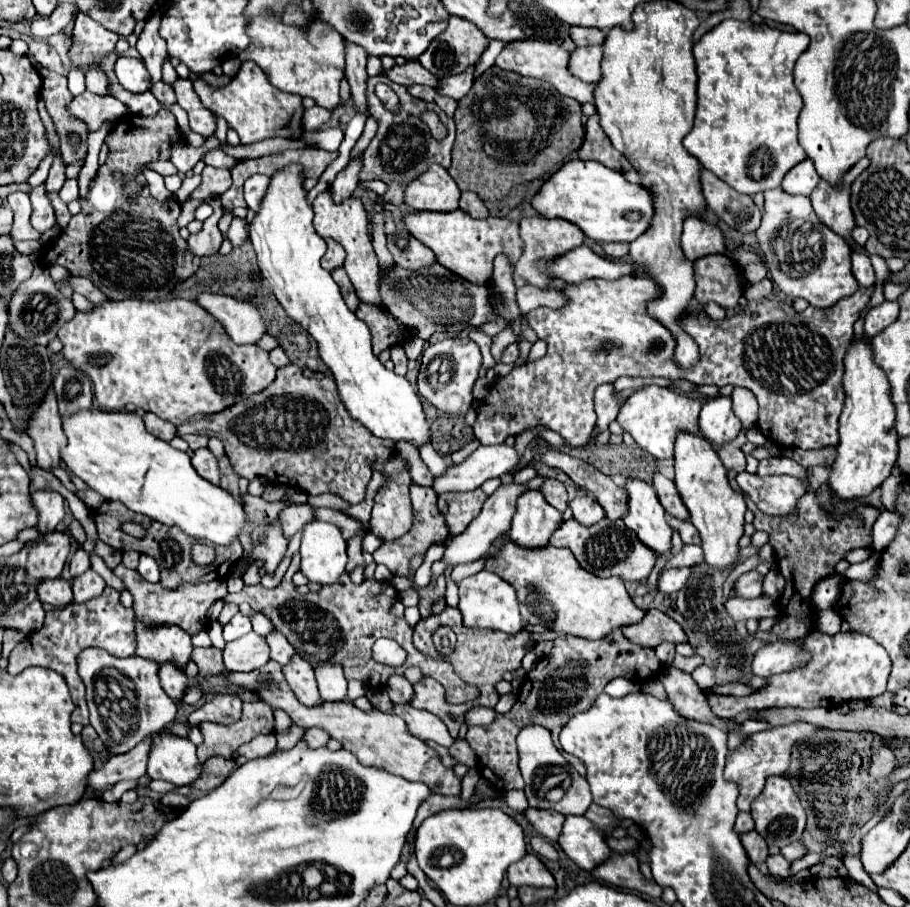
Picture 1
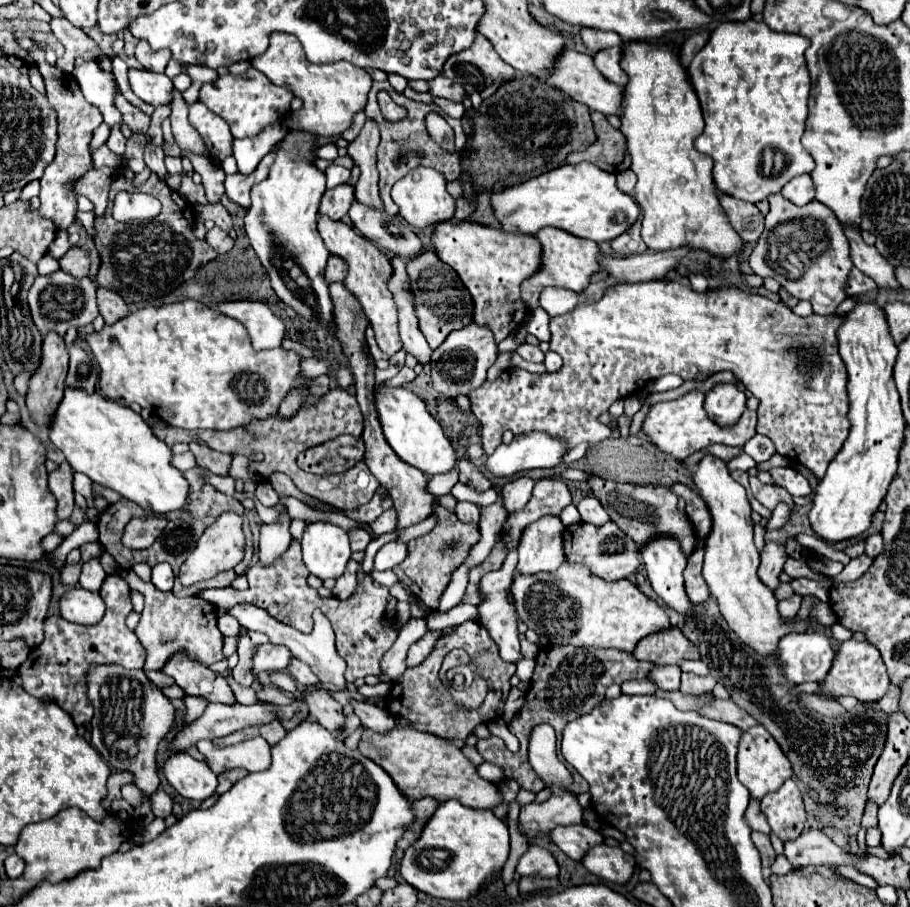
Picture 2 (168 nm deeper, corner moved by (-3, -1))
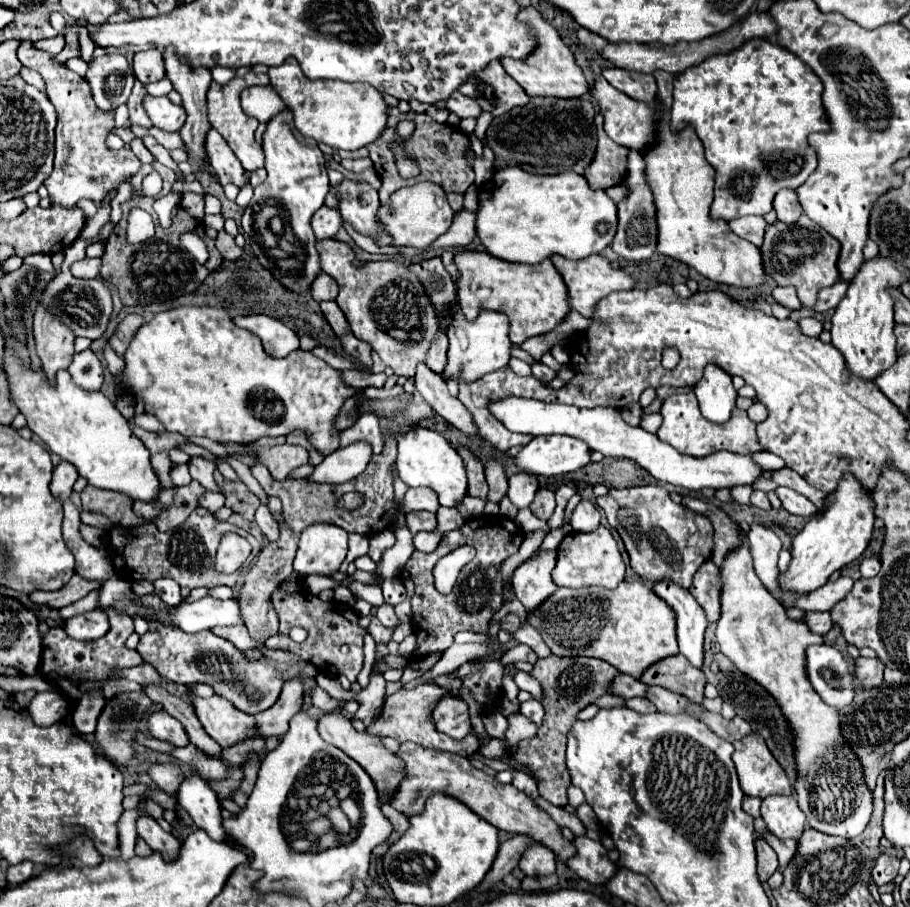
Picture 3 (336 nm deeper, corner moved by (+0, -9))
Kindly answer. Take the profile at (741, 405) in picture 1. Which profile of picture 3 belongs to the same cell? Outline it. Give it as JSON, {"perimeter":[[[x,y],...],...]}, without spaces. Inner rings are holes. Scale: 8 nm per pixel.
{"perimeter":[[[754,402],[750,408],[748,408],[748,416],[752,422],[764,422],[764,418],[768,416],[768,408],[764,408],[760,402]]]}

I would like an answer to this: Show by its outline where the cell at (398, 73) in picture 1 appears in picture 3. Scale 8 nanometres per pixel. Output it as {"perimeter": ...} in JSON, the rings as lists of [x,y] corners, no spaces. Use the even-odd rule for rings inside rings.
{"perimeter":[[[454,92],[452,98],[446,102],[446,106],[458,118],[466,118],[466,116],[478,118],[482,114],[482,108],[478,106],[478,102],[472,100],[472,98],[468,98],[468,96],[464,96],[464,94],[460,94],[460,92]]]}

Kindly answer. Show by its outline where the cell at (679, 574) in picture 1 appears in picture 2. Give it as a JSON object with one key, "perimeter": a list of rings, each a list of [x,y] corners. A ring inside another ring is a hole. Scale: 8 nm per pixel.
{"perimeter":[[[697,550],[689,556],[687,568],[683,572],[687,596],[691,602],[697,602],[697,604],[701,604],[709,598],[709,588],[701,576],[701,566],[703,566],[703,550]]]}

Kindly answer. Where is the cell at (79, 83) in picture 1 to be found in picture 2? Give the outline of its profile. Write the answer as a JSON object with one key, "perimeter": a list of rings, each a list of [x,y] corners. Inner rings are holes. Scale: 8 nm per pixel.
{"perimeter":[[[89,60],[73,70],[73,78],[79,84],[87,102],[91,102],[93,106],[99,106],[103,120],[109,128],[123,124],[121,112],[113,106],[115,80],[111,74],[103,72],[95,60]]]}

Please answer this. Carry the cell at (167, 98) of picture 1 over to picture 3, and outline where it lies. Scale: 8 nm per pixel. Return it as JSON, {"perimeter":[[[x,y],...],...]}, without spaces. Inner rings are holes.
{"perimeter":[[[146,136],[146,138],[144,138],[144,146],[154,154],[154,158],[156,158],[160,164],[164,164],[164,166],[172,168],[172,170],[176,172],[176,176],[182,176],[182,170],[180,170],[180,168],[178,168],[178,164],[170,158],[168,150],[166,150],[164,146],[160,146],[152,136]]]}

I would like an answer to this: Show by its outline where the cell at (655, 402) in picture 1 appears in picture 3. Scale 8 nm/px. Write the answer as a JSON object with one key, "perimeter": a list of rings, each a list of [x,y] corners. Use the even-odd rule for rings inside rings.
{"perimeter":[[[692,390],[686,392],[686,394],[682,392],[682,394],[674,394],[674,396],[666,398],[660,414],[664,416],[664,422],[658,430],[658,438],[672,444],[682,454],[702,458],[702,456],[714,454],[718,450],[728,450],[728,452],[736,452],[736,454],[754,454],[754,452],[764,452],[766,450],[764,446],[760,446],[760,442],[756,438],[756,424],[748,418],[746,410],[736,408],[728,422],[712,424],[700,414],[698,400],[696,400]]]}

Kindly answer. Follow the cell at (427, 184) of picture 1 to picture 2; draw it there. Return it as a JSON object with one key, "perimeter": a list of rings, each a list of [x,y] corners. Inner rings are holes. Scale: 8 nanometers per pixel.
{"perimeter":[[[423,166],[413,168],[405,178],[401,178],[393,186],[391,196],[393,202],[399,206],[399,214],[417,228],[433,226],[437,222],[449,220],[455,214],[455,198],[447,192],[447,180],[443,178],[443,174],[431,168],[423,168]]]}

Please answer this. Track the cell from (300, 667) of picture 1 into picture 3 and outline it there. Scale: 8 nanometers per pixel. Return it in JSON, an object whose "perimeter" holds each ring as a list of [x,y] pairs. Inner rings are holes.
{"perimeter":[[[344,714],[322,716],[320,724],[318,724],[318,732],[326,742],[338,746],[342,752],[346,752],[352,760],[356,760],[366,770],[366,774],[372,778],[372,782],[380,794],[378,798],[382,804],[386,804],[388,798],[392,798],[392,794],[396,794],[396,786],[400,786],[400,778],[404,778],[404,762],[400,762],[400,758],[396,754],[388,752],[384,748],[384,744],[380,742],[380,738],[370,736],[366,732],[356,732]]]}

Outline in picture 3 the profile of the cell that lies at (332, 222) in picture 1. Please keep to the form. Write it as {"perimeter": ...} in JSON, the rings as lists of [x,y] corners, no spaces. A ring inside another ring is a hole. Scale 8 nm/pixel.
{"perimeter":[[[322,240],[316,244],[316,250],[320,254],[322,272],[332,276],[340,288],[336,304],[344,312],[354,336],[368,342],[396,376],[414,378],[416,366],[426,362],[438,328],[436,308],[416,274],[396,260],[370,262],[364,268],[354,268],[352,248],[336,240]]]}

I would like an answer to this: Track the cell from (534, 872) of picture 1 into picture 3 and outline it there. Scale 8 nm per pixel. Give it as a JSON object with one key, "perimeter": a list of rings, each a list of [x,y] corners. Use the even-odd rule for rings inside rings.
{"perimeter":[[[534,842],[524,850],[520,858],[520,868],[526,876],[548,876],[556,870],[556,856],[550,848]]]}

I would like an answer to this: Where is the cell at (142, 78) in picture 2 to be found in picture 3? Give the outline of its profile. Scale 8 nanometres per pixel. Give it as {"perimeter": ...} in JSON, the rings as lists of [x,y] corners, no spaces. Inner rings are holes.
{"perimeter":[[[146,96],[144,106],[146,106],[146,112],[152,118],[154,126],[164,132],[178,132],[186,122],[184,108],[172,104],[166,96],[162,96],[162,98]]]}

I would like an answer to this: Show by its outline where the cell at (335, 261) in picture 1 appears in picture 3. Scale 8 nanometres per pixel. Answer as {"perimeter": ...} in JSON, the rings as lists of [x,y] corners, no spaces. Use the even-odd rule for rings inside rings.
{"perimeter":[[[320,272],[310,286],[310,292],[312,292],[312,298],[318,302],[334,300],[338,296],[338,284],[332,278],[328,278],[328,274]]]}

